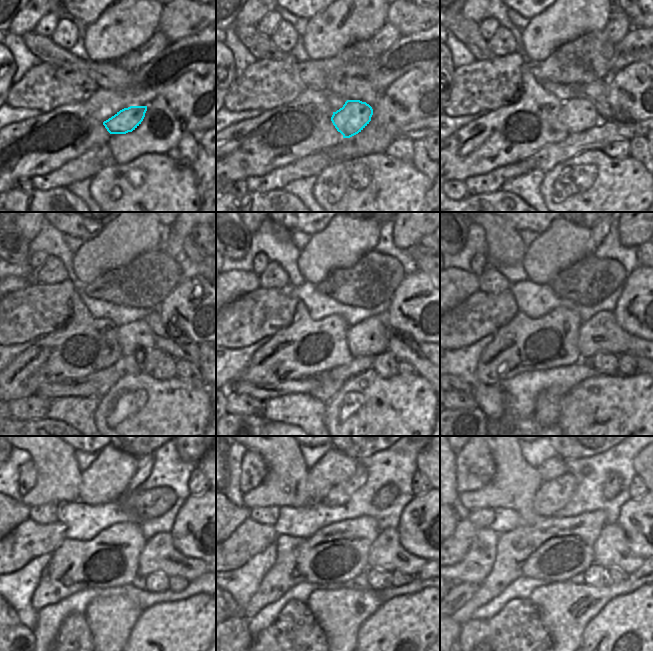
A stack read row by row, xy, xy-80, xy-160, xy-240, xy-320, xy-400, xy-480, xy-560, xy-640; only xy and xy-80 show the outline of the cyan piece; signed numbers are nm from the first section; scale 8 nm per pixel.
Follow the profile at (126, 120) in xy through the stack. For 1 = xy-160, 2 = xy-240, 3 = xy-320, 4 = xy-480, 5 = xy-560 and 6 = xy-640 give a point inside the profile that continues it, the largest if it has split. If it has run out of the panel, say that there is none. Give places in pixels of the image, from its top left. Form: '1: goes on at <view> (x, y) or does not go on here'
1: goes on at xy-160 (578, 114)
2: goes on at xy-240 (135, 336)
3: goes on at xy-320 (370, 337)
4: goes on at xy-480 (159, 556)
5: goes on at xy-560 (386, 553)
6: goes on at xy-640 (611, 549)

